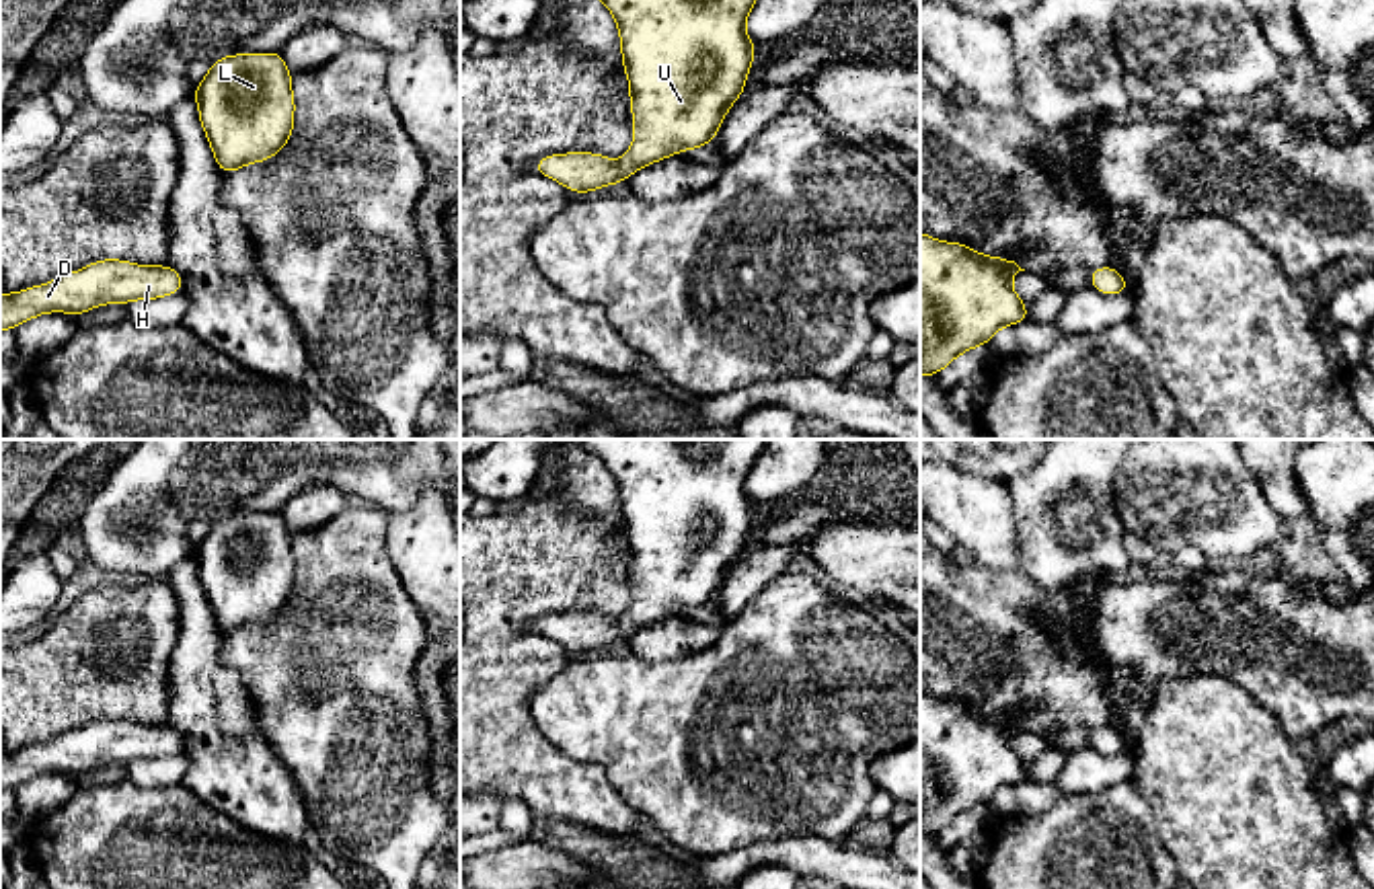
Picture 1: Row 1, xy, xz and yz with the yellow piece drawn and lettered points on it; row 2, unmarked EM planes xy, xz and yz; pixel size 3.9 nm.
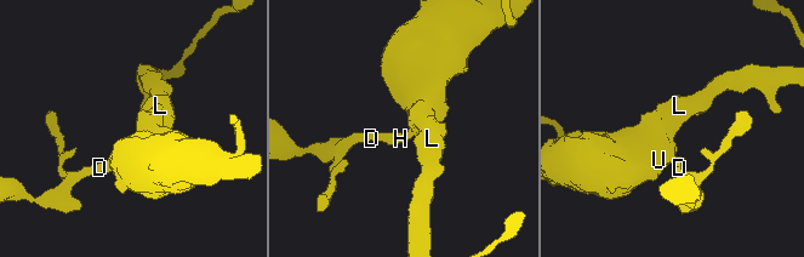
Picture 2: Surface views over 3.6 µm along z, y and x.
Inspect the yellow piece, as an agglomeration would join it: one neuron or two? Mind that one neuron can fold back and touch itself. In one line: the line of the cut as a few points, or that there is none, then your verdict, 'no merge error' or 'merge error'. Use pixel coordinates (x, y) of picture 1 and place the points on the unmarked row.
no cut | no merge error

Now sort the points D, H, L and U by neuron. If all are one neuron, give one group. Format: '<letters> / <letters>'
D H L U

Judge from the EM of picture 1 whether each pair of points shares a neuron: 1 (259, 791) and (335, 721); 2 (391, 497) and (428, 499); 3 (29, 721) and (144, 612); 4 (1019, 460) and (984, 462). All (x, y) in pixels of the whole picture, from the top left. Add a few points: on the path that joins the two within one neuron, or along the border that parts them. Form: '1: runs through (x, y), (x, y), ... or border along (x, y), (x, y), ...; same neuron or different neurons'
1: border along (257, 727), (298, 787); different neurons
2: border along (438, 491), (426, 489), (409, 510), (387, 514); different neurons
3: runs through (56, 690), (95, 649), (105, 649), (113, 641); same neuron
4: runs through (1011, 462), (993, 462); same neuron

